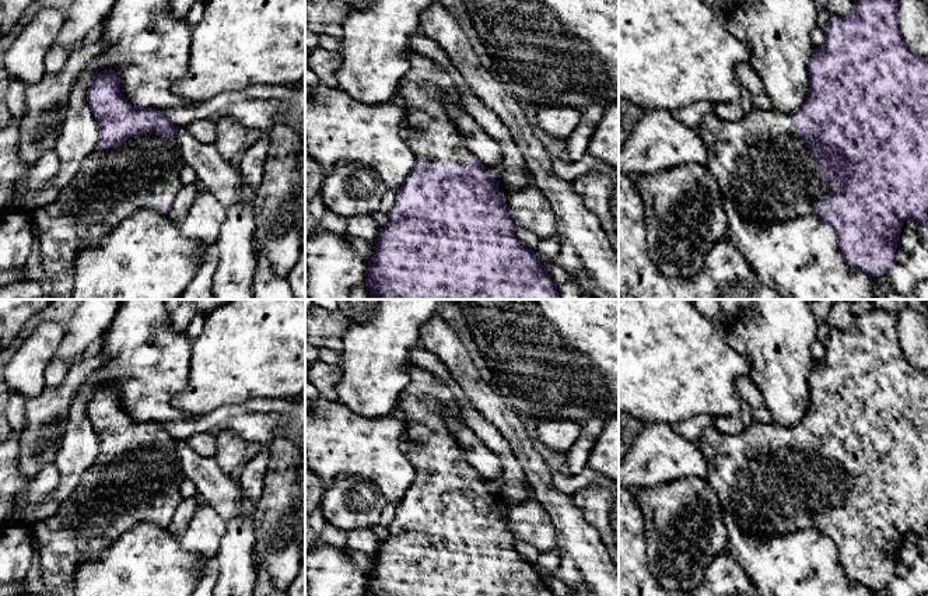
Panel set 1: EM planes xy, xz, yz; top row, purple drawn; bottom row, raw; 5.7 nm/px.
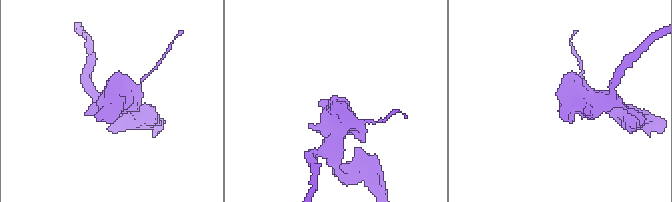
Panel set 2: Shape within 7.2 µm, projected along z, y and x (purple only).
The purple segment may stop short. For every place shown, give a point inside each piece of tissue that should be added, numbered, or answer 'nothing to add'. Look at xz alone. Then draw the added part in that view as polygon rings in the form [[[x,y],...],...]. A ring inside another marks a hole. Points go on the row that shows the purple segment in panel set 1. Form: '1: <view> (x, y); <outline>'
1: xz (431, 135); [[[407,53],[410,64],[405,80],[405,112],[407,127],[403,132],[416,164],[445,164],[469,166],[473,154],[451,119],[447,106],[465,109],[456,81],[433,59]]]

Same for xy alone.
1: xy (112, 183); [[[154,126],[141,137],[129,137],[113,148],[95,147],[60,199],[32,214],[42,250],[48,299],[70,299],[76,260],[85,248],[99,243],[133,213],[143,208],[158,211],[164,200],[174,200],[182,187],[179,172],[183,165],[178,140],[164,137]]]

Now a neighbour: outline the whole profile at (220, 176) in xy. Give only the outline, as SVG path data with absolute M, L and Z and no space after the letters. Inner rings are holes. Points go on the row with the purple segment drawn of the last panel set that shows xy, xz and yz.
M178 126L176 140L185 164L196 172L197 183L210 190L225 208L232 206L242 183L237 164L224 159L213 144L195 139L186 126Z

